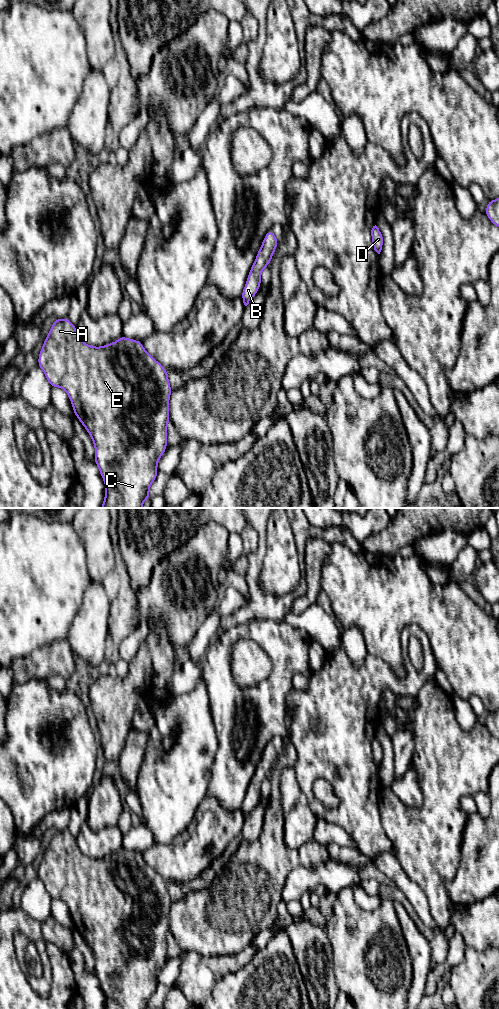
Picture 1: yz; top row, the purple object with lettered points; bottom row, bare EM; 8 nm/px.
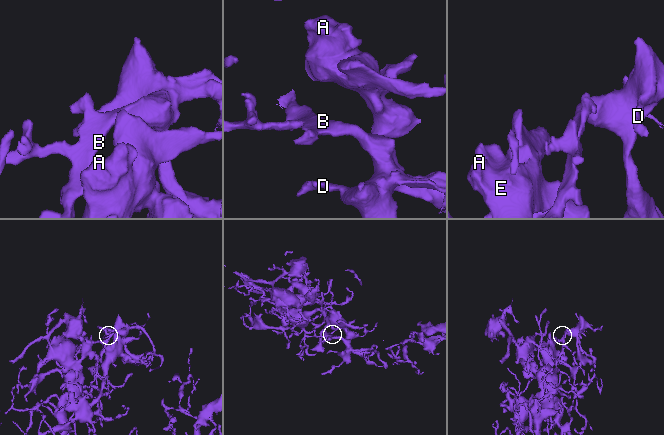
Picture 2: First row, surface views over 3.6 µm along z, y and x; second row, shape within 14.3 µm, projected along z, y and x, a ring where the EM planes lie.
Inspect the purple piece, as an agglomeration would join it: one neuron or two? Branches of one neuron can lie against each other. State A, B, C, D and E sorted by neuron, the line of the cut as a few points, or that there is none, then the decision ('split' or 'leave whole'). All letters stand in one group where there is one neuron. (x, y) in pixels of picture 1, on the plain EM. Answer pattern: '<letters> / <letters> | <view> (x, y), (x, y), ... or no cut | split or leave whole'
A B C D E | no cut | leave whole

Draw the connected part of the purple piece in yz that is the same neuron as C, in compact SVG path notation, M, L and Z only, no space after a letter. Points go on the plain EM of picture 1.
M67 829L64 831L54 831L54 835L39 865L38 878L43 882L50 899L60 899L67 904L75 928L91 948L95 959L94 973L105 994L105 1009L150 1009L149 1000L157 989L158 973L167 960L167 937L170 933L168 917L172 904L168 892L168 883L143 860L142 853L129 851L122 847L116 854L106 856L102 859L85 856L80 851L76 838Z

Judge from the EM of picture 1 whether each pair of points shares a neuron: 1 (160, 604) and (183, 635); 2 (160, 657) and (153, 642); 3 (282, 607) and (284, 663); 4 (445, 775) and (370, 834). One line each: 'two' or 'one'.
1: one
2: one
3: two
4: two

